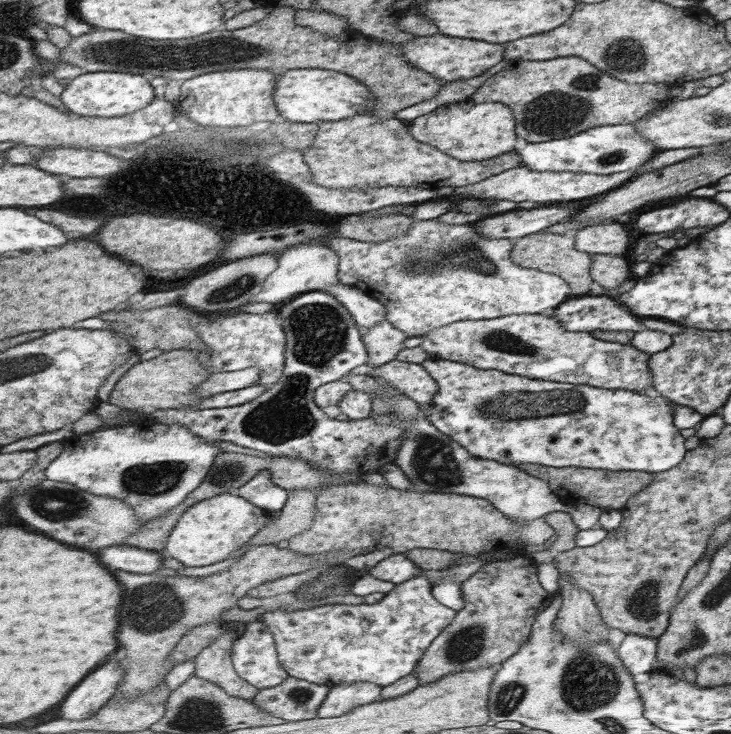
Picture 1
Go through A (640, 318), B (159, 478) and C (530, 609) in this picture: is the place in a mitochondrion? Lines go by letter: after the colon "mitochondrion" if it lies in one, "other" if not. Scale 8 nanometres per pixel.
A: other
B: mitochondrion
C: other

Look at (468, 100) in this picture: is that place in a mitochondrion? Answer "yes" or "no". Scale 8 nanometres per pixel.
no

